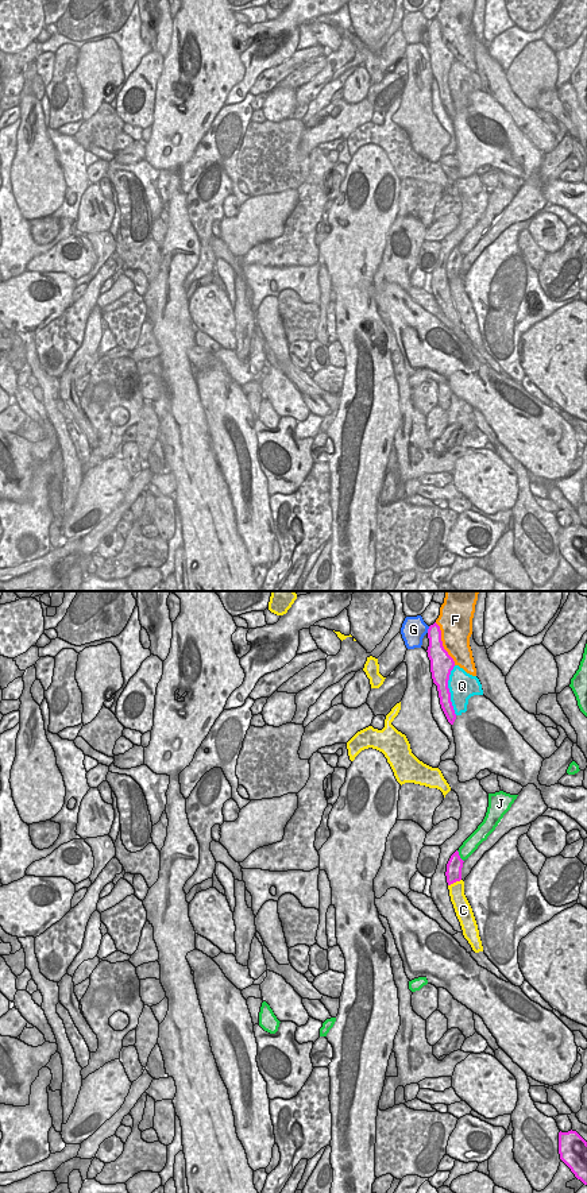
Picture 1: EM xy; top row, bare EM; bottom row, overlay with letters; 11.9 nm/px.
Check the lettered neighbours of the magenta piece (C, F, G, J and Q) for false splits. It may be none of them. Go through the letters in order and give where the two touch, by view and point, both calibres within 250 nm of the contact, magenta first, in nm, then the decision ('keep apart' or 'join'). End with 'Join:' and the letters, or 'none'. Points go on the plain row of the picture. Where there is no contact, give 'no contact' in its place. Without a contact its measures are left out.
C: xy (454, 277) | 190/190 nm | keep apart
F: xy (441, 39) | 280/380 nm | keep apart
G: xy (428, 24) | 170/300 nm | keep apart
J: xy (459, 251) | 190/180 nm | keep apart
Q: xy (448, 85) | 220/320 nm | keep apart
Join: none

